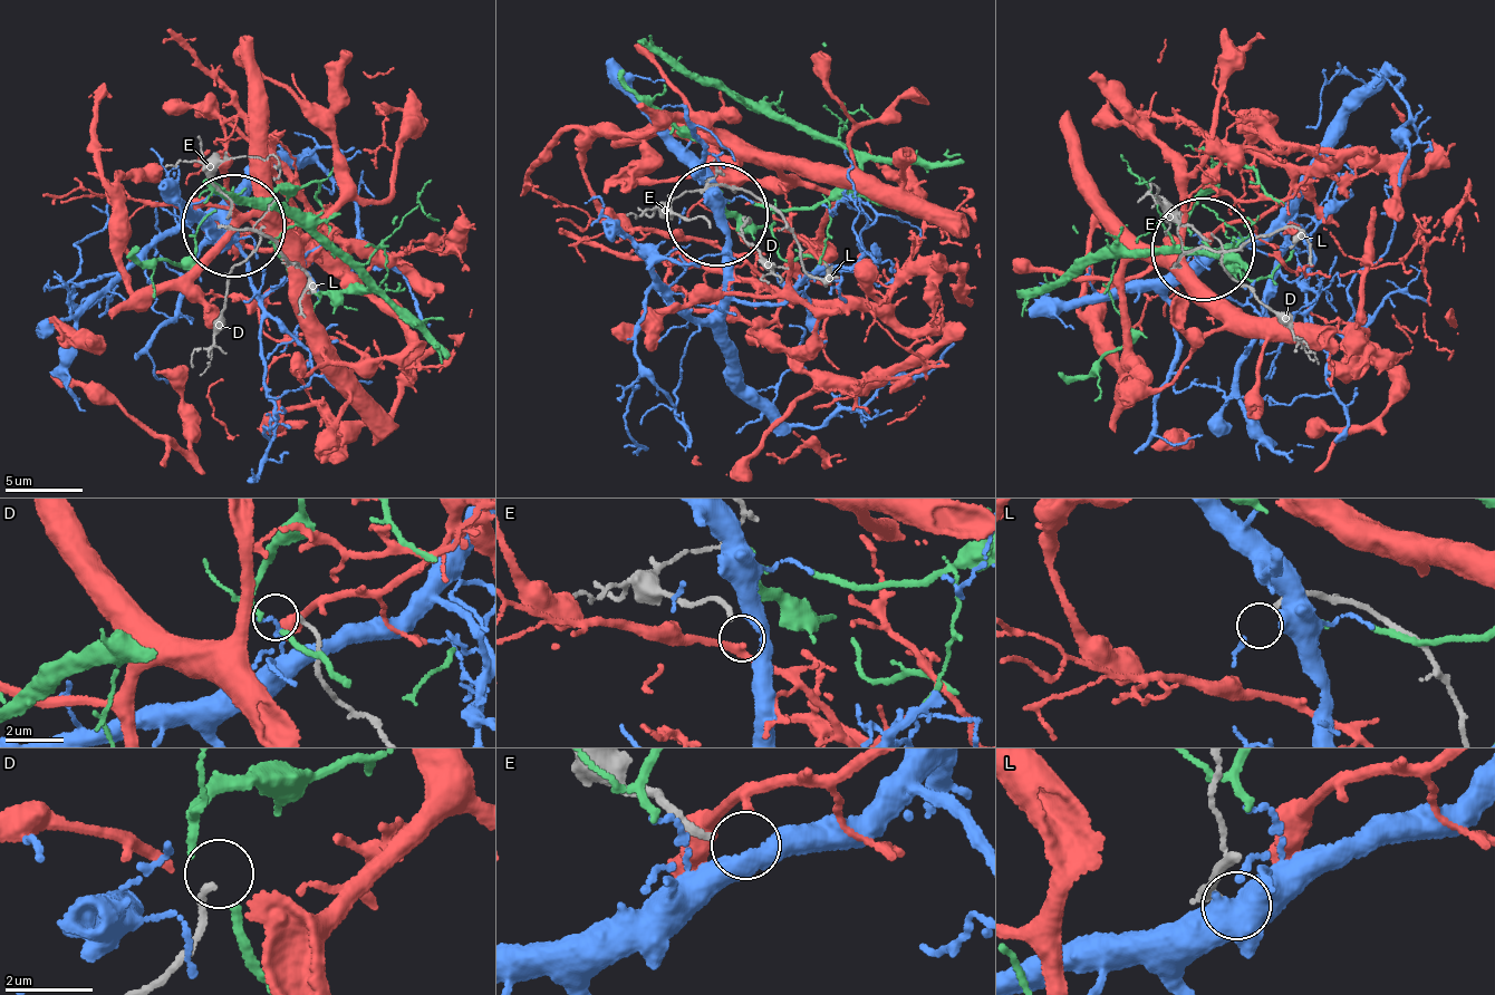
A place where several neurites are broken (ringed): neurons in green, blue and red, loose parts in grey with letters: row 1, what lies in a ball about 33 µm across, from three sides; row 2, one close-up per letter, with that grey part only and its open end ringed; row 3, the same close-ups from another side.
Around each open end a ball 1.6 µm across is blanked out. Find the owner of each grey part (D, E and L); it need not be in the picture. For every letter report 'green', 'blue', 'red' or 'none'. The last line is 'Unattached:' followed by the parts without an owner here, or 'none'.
D: green
E: blue
L: none
Unattached: L

